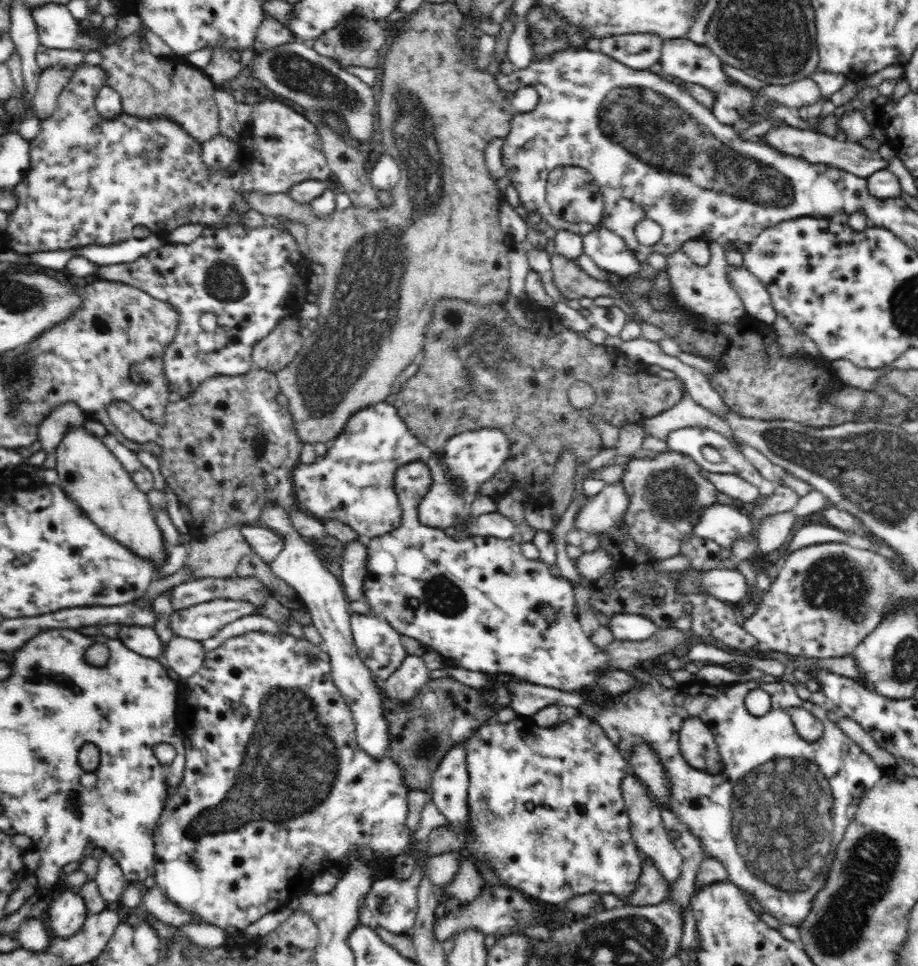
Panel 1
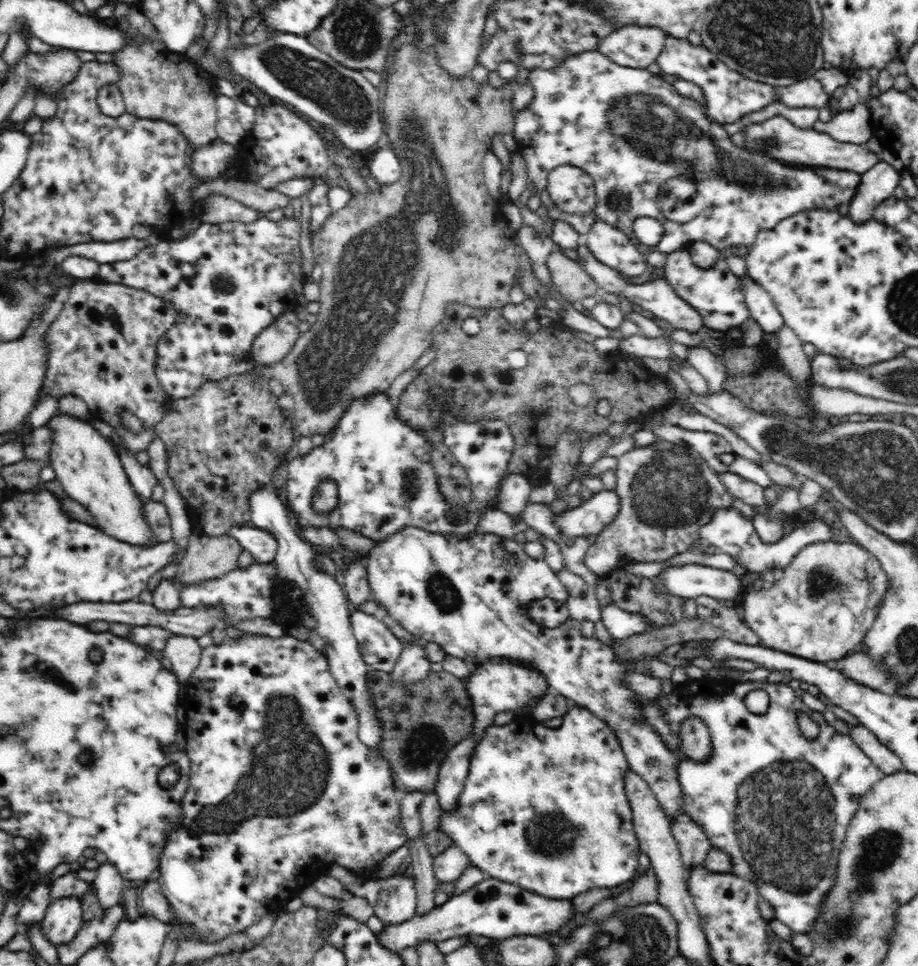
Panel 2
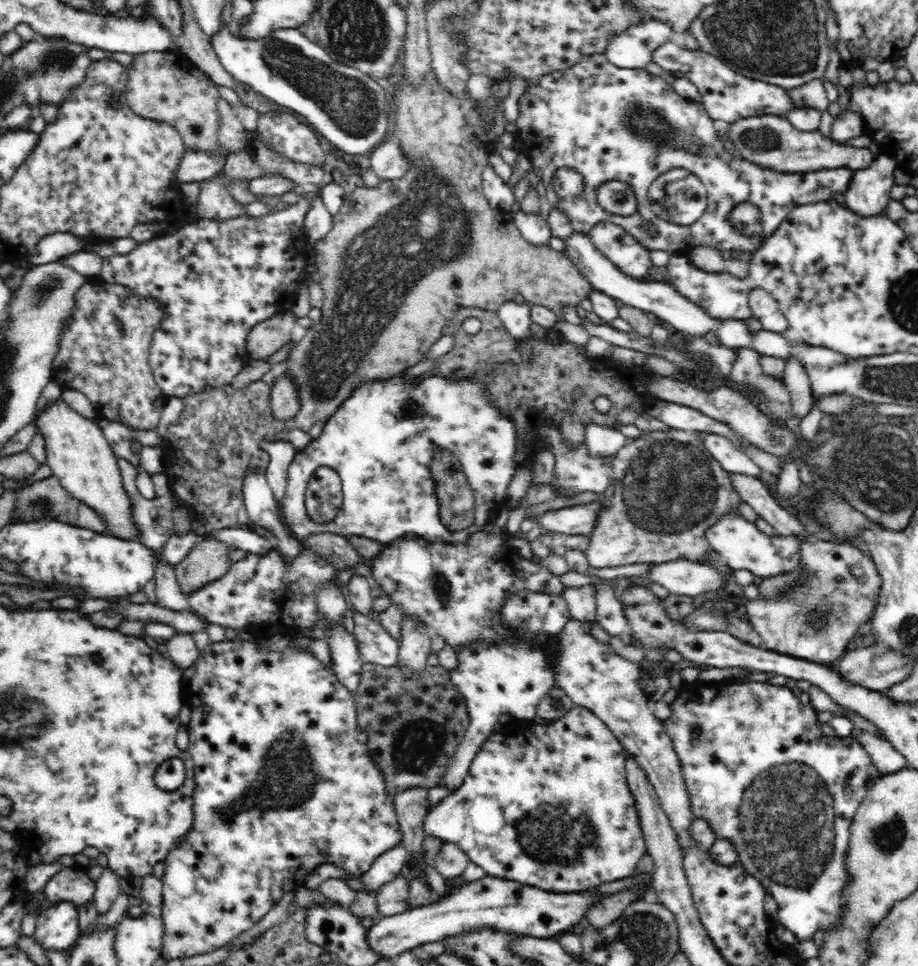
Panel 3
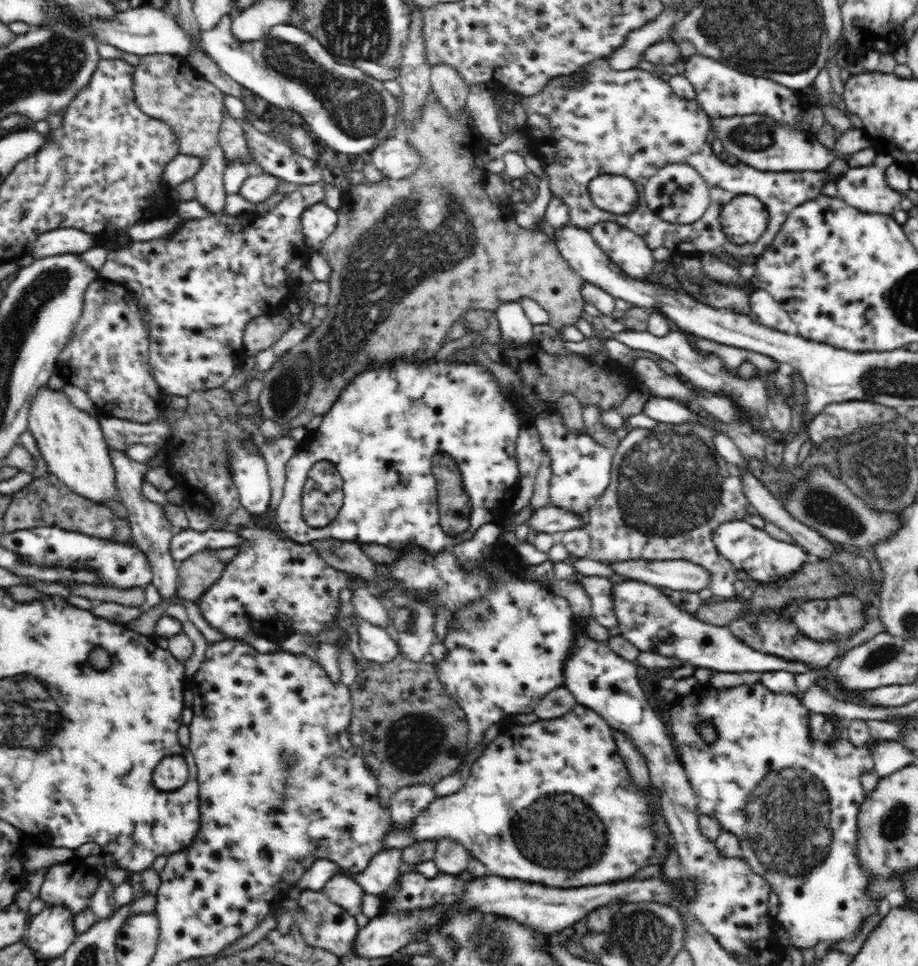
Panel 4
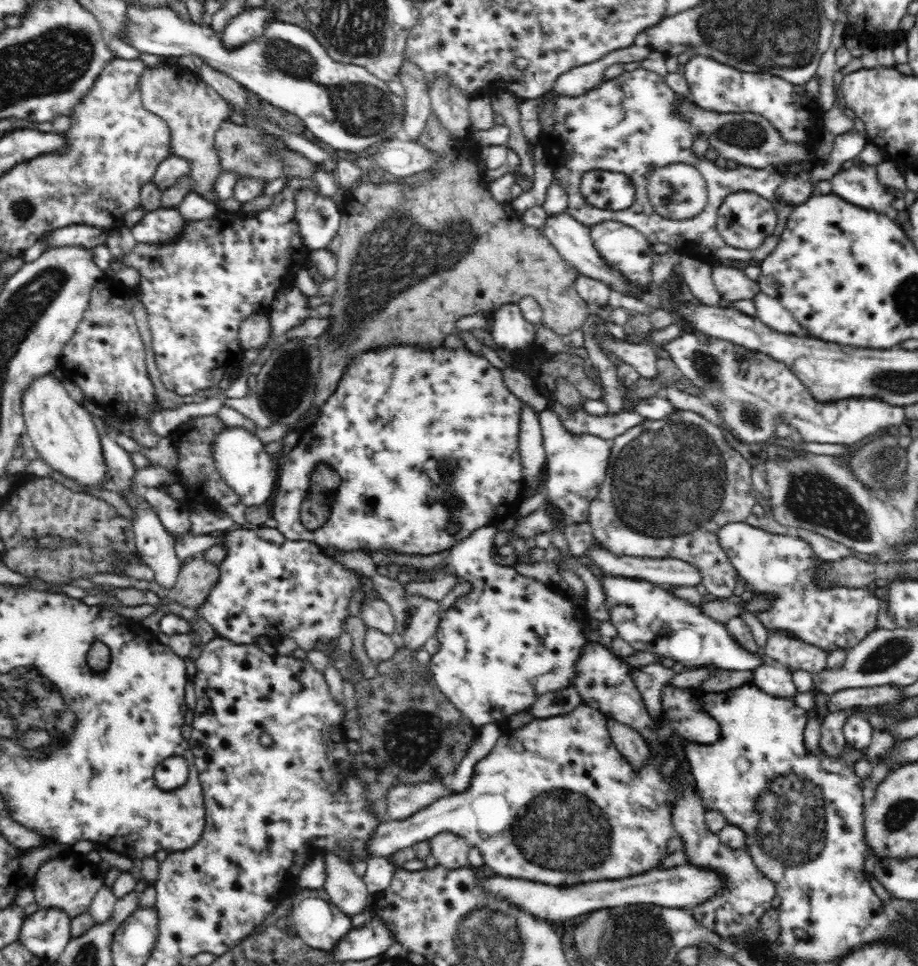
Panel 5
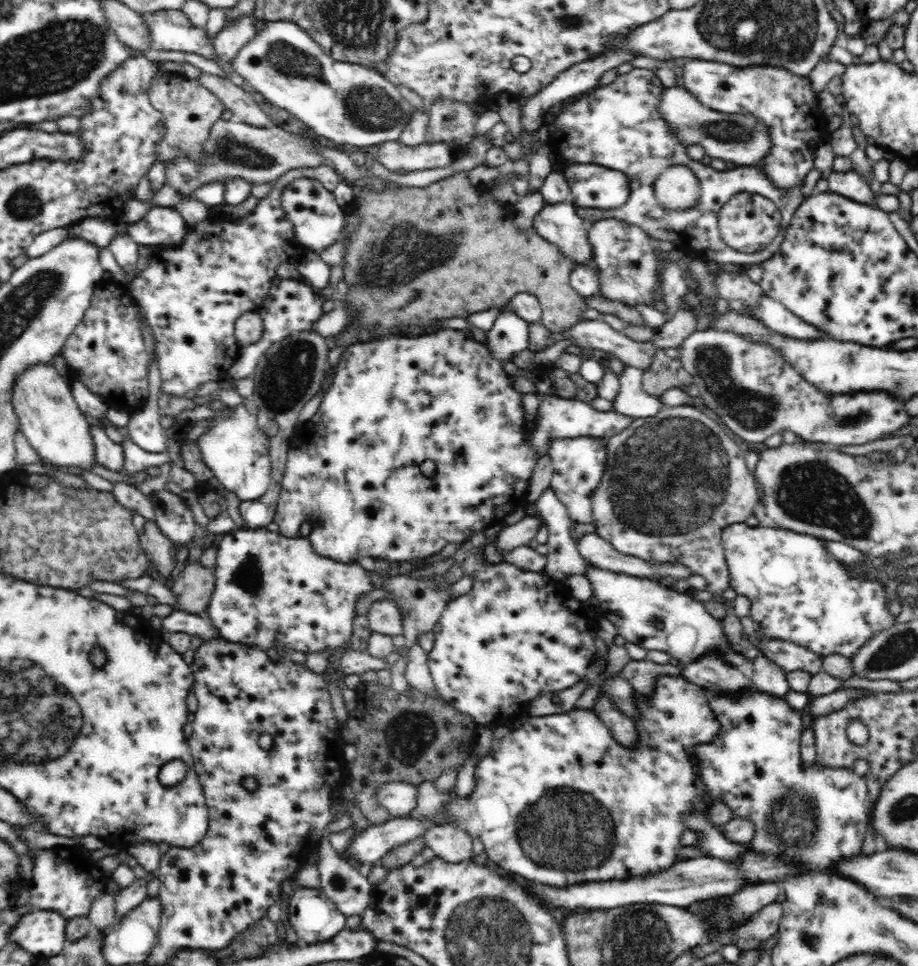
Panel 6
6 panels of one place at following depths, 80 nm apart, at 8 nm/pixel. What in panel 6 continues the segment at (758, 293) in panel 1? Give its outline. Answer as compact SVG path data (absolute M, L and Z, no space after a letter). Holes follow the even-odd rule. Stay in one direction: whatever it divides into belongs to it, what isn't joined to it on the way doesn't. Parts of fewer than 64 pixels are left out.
M762 295L759 298L759 305L761 322L778 334L802 340L827 338L825 332L818 330L814 325L803 322L787 310L780 301Z

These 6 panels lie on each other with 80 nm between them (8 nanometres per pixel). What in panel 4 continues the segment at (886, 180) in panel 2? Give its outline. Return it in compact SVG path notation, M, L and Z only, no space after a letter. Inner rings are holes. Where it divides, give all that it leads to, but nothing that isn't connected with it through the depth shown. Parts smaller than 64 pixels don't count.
M878 155L868 166L850 167L836 182L838 198L860 212L891 216L902 200L886 181L886 168L892 163L891 156Z

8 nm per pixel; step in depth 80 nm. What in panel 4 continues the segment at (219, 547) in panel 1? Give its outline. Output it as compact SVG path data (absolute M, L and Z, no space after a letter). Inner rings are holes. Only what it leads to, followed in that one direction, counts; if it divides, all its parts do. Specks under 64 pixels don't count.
M201 550L180 562L176 588L178 599L196 602L222 576L225 563L216 557L214 551Z

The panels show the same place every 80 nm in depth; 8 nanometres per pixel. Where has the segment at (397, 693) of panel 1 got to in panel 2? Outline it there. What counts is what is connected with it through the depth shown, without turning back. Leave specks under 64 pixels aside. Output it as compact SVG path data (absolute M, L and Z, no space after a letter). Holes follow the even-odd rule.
M404 643L402 655L391 673L394 683L410 685L423 680L430 672L431 664L424 649L416 643Z

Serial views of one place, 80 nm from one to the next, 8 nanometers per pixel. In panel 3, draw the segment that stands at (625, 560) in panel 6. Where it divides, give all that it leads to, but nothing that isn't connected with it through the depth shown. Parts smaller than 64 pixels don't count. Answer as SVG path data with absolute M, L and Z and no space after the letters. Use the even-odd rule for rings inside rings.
M678 559L652 564L646 579L664 586L668 592L680 596L700 596L706 592L724 591L726 577L712 565Z

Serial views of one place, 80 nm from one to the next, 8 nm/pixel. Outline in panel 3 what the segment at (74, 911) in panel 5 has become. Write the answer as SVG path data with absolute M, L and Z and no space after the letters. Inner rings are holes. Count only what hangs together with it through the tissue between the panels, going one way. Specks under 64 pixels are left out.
M78 865L62 867L44 886L44 895L50 903L68 901L76 908L93 898L95 881Z

